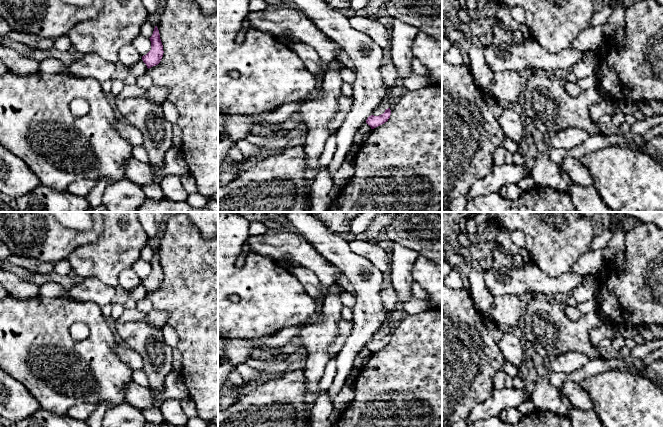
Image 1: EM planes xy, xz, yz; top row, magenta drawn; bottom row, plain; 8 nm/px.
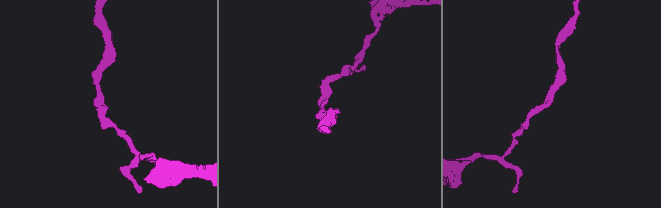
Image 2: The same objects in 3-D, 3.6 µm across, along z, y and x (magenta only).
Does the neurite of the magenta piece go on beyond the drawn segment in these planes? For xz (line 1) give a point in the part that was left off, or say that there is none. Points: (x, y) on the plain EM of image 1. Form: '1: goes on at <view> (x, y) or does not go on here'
1: does not go on here

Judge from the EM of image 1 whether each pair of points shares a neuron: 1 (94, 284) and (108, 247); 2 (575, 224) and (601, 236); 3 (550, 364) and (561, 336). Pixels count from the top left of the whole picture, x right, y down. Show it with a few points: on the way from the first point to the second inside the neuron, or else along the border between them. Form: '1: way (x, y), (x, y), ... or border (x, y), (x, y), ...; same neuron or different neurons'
1: border (78, 279), (97, 277), (104, 283), (116, 288); different neurons
2: border (599, 230), (588, 250); different neurons
3: border (575, 352), (564, 352), (555, 357), (545, 359); different neurons

